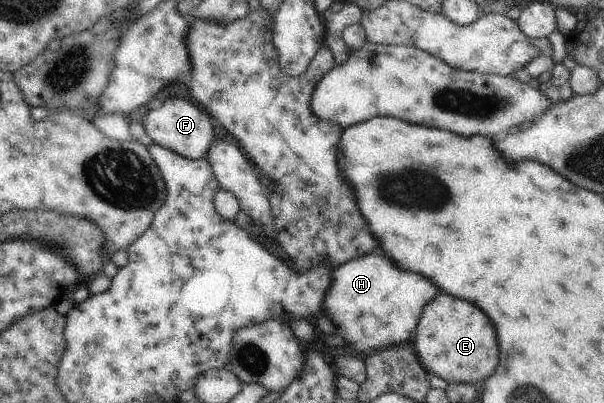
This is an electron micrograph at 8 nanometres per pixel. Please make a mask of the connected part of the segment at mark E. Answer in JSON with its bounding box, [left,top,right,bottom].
[413,295,498,386]

